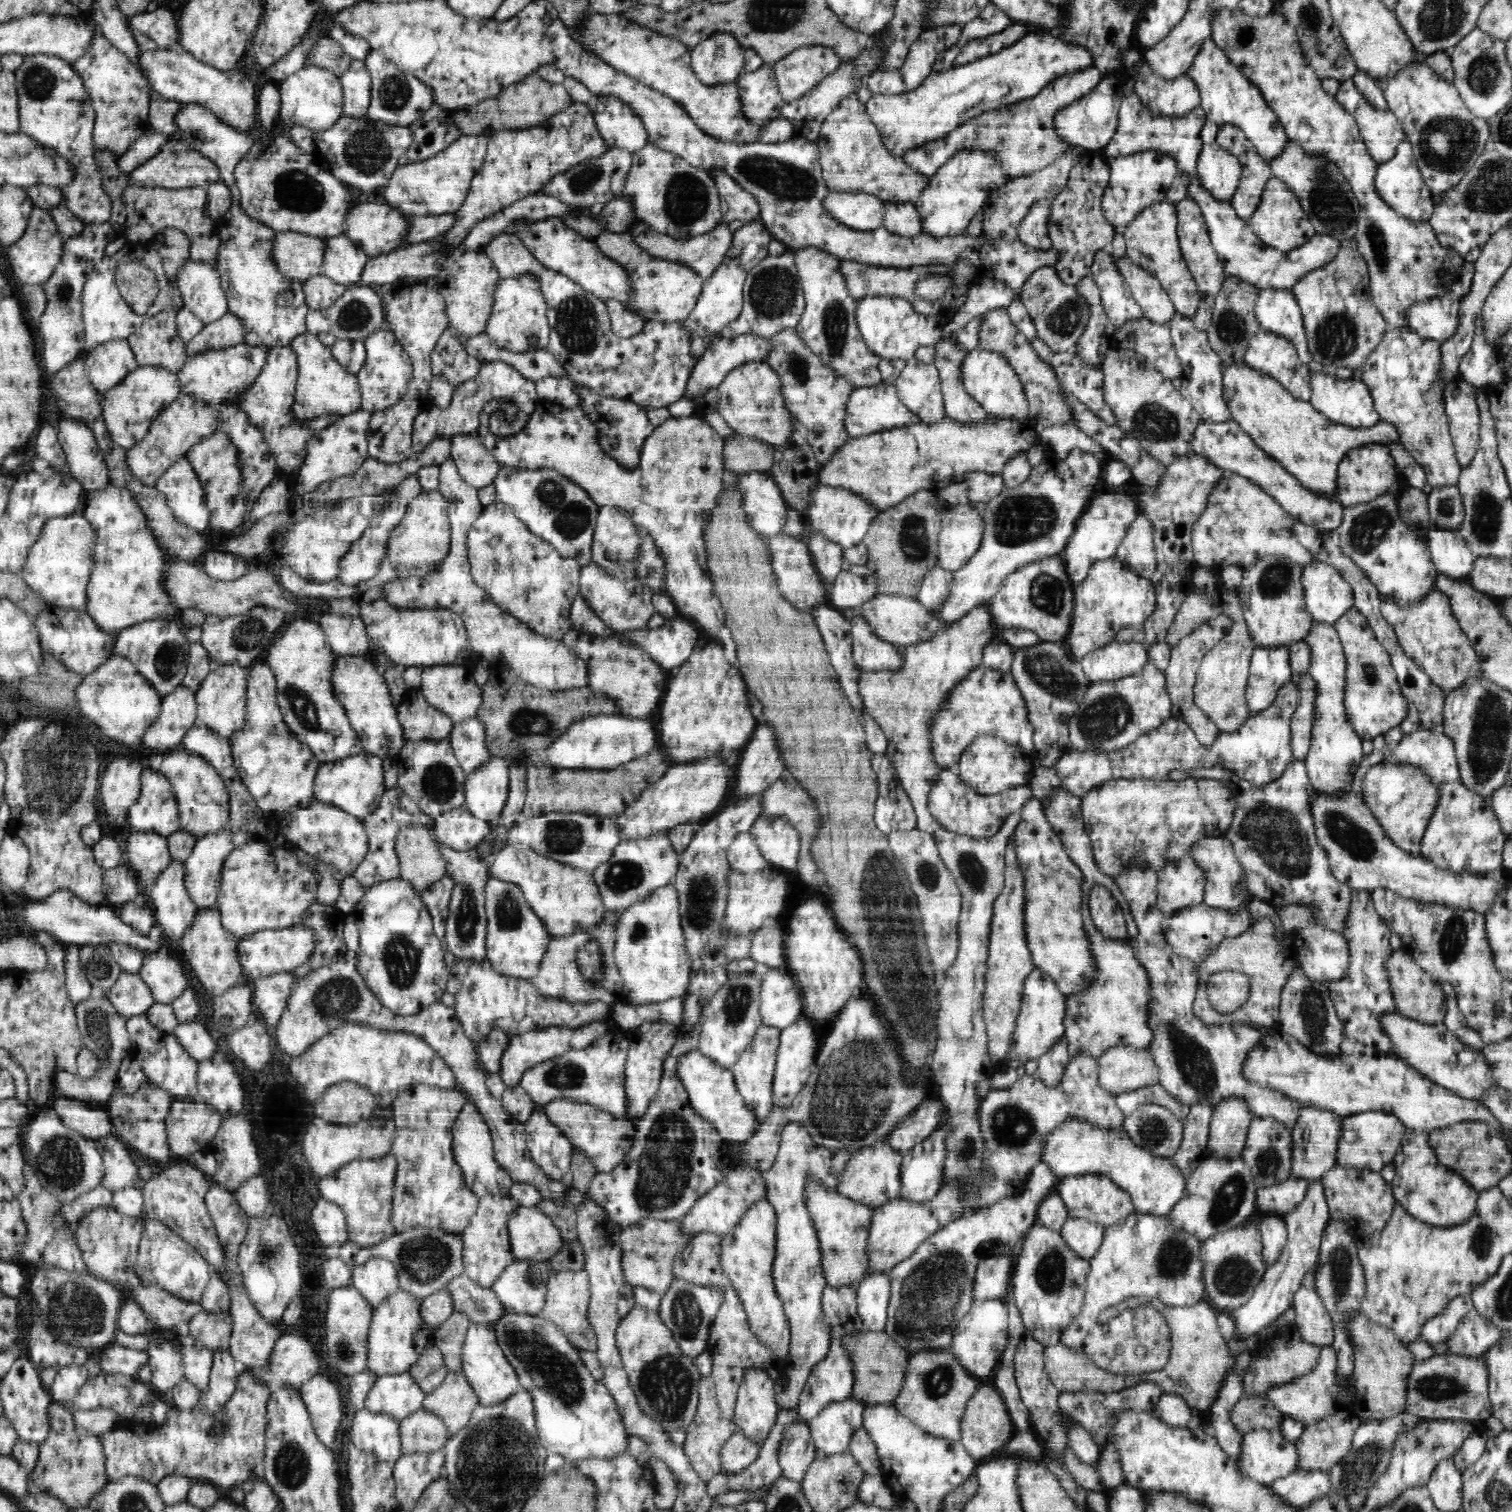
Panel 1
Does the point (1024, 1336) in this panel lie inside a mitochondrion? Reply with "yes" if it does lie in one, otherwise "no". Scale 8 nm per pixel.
no

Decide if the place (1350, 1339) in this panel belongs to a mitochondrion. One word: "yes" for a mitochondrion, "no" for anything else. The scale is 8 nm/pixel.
no

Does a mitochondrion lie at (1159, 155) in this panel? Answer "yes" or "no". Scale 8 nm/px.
no

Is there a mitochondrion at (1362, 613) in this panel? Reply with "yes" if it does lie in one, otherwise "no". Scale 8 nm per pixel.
no

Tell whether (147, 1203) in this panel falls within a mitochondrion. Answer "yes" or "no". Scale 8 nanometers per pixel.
no

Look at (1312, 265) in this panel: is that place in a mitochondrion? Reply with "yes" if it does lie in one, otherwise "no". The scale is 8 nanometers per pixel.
no

